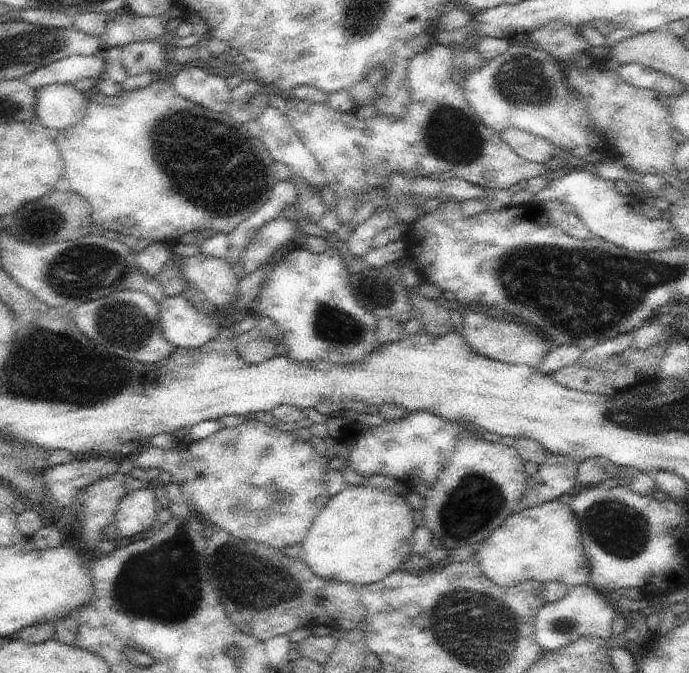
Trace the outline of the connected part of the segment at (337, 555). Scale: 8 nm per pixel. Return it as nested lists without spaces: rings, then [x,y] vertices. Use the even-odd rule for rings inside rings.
[[[349,484],[348,488],[331,497],[330,502],[314,518],[310,530],[300,542],[302,560],[310,565],[314,574],[324,580],[335,580],[359,587],[380,582],[394,570],[400,569],[408,555],[413,552],[412,536],[416,524],[412,510],[405,497],[390,489]]]

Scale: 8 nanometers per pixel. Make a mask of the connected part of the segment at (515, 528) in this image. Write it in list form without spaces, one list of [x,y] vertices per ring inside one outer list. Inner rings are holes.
[[[557,499],[518,509],[476,547],[471,558],[478,560],[484,576],[500,588],[512,588],[526,580],[560,582],[568,587],[592,584],[580,524],[570,505]]]

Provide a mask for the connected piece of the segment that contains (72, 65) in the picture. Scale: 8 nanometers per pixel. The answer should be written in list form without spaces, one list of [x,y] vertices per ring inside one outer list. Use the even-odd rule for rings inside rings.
[[[72,55],[38,68],[26,75],[25,81],[38,93],[54,83],[74,85],[78,80],[101,78],[105,68],[104,55]]]

